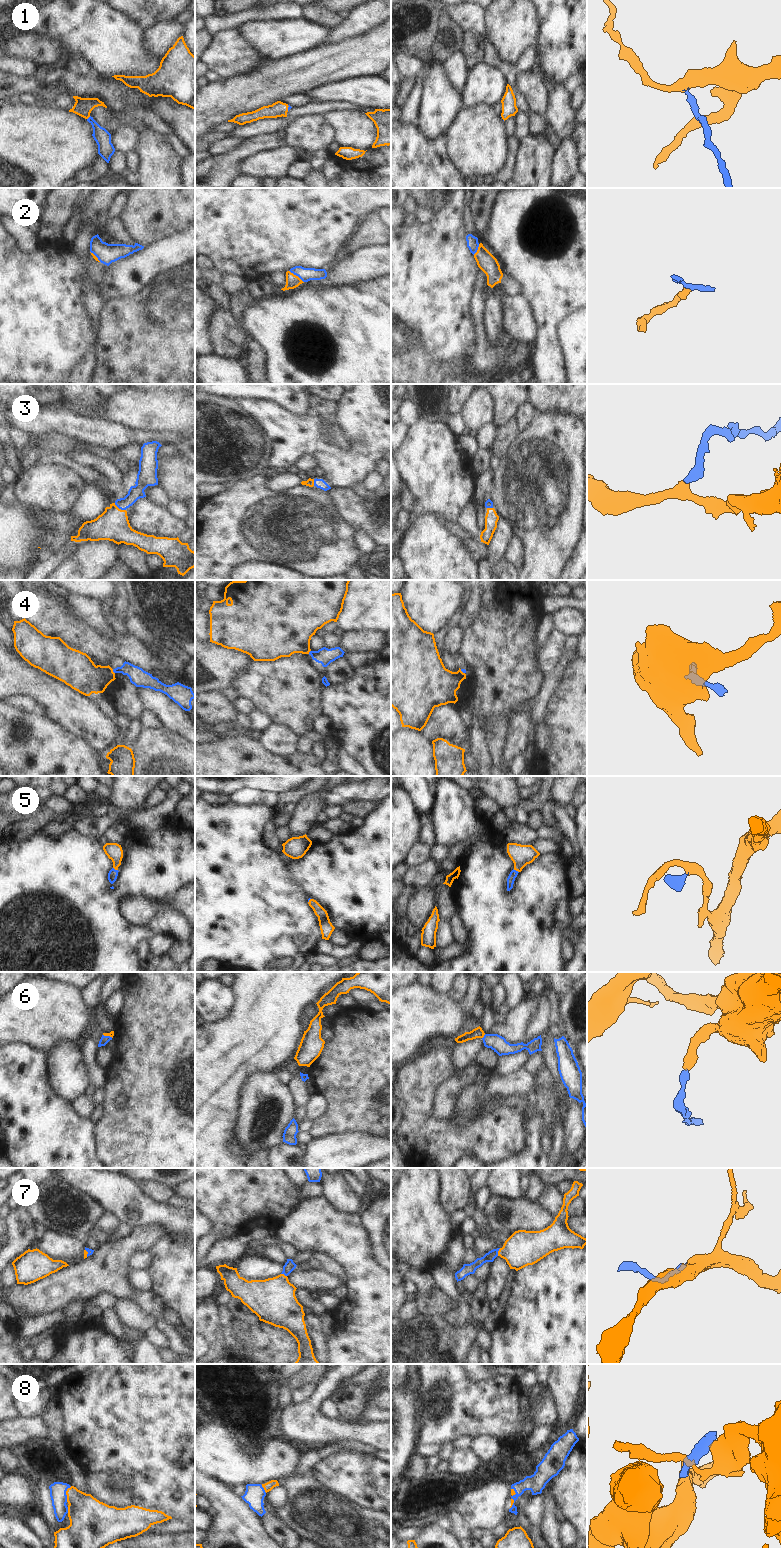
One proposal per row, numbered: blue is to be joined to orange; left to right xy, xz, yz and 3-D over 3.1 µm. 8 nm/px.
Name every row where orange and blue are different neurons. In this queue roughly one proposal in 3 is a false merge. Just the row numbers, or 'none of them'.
4

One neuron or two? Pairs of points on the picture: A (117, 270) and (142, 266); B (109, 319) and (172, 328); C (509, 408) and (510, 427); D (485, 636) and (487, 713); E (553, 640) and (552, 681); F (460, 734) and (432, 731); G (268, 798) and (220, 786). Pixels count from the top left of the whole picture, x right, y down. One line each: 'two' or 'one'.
A: one
B: one
C: two
D: one
E: two
F: one
G: two

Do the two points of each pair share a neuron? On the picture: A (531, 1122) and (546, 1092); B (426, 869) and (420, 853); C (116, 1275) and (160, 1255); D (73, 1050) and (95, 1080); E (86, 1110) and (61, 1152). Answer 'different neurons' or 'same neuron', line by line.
A: different neurons
B: different neurons
C: different neurons
D: different neurons
E: different neurons

